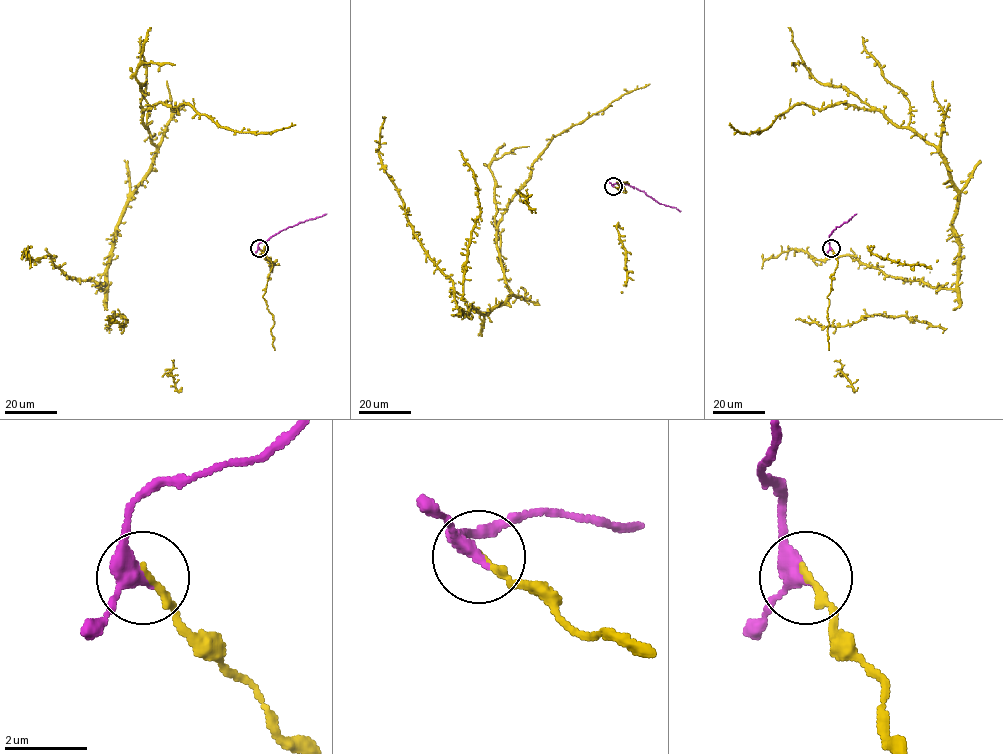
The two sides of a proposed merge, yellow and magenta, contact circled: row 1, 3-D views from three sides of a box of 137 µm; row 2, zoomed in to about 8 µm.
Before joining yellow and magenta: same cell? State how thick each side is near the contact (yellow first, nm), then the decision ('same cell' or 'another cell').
170 nm thick on the yellow side, 320 nm on the other; same cell

